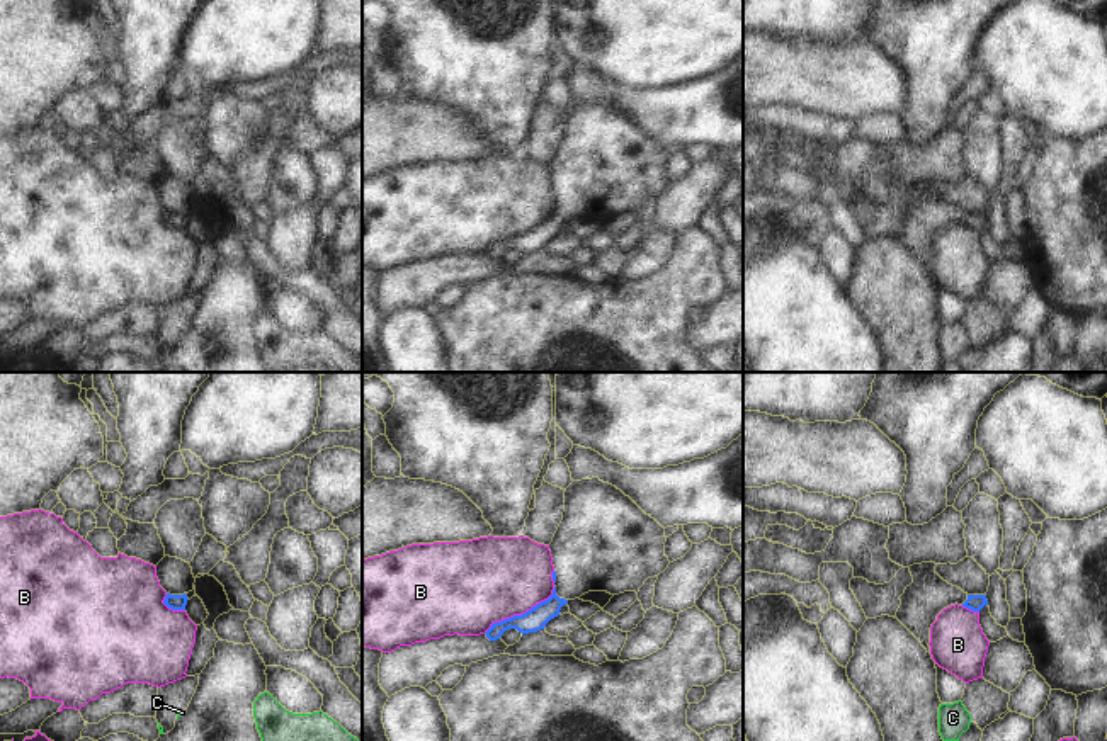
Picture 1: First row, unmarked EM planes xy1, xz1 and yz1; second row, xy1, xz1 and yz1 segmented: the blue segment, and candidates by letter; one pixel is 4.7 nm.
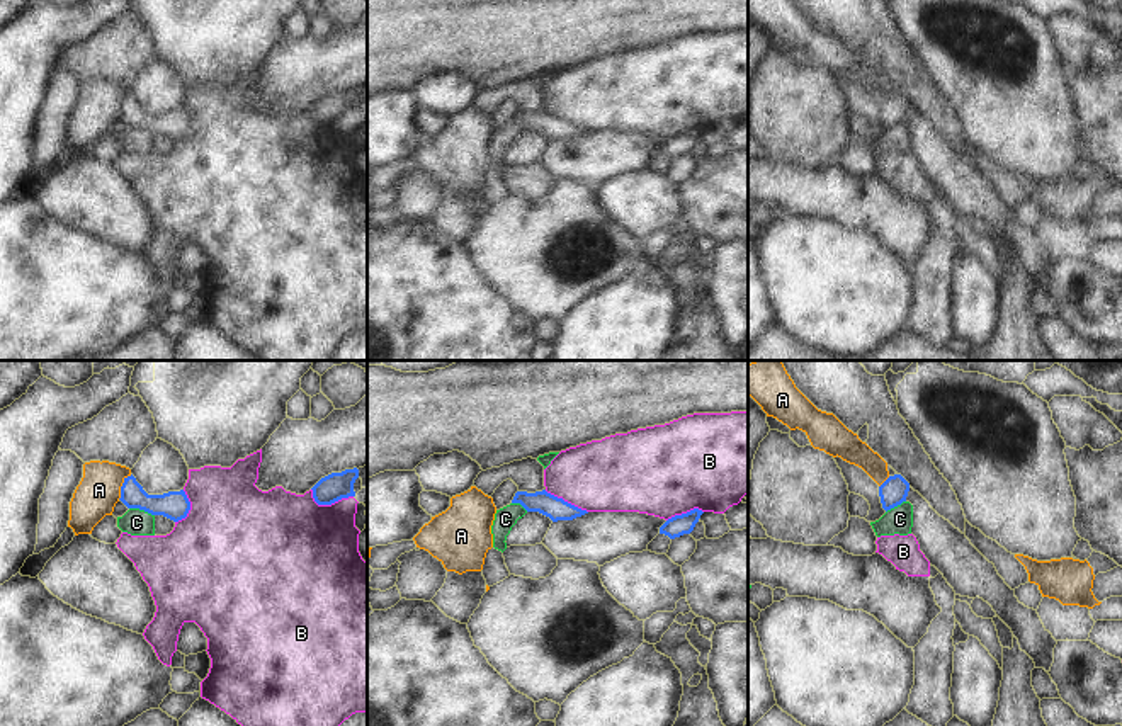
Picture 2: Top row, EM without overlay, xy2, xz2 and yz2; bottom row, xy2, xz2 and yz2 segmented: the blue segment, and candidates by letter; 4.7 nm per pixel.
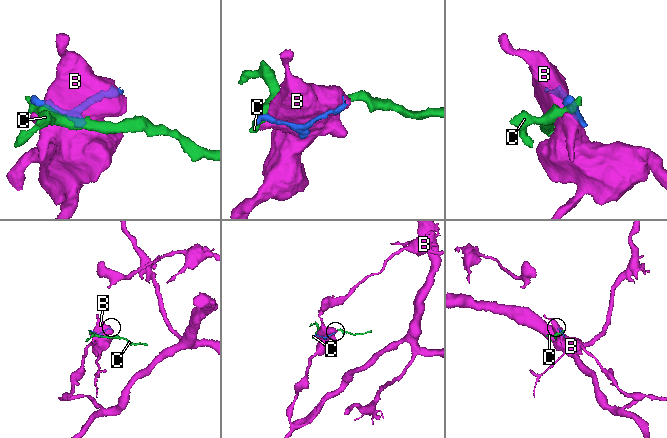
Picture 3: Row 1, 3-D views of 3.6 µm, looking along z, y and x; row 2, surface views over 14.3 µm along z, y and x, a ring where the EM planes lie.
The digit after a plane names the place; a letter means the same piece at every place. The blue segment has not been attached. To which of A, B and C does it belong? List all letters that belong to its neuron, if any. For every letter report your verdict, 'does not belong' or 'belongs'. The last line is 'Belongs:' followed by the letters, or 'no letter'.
A: does not belong
B: does not belong
C: does not belong
Belongs: no letter

